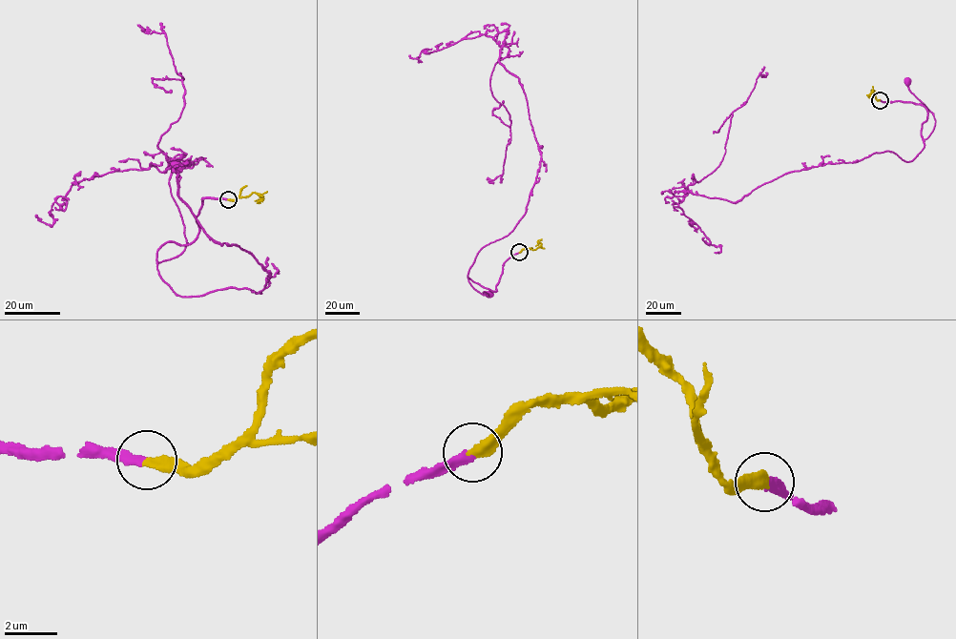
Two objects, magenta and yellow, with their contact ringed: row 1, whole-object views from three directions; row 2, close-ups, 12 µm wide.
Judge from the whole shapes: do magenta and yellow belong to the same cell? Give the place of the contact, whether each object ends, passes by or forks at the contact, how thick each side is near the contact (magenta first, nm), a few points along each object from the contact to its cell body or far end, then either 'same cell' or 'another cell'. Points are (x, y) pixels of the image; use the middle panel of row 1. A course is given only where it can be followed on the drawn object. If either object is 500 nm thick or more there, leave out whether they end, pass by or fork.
place (519, 252); magenta ends; yellow ends; calibres 320 and 360 nm; course magenta (519, 252), (508, 258), (503, 265), (496, 291), (485, 288), (468, 278), (475, 289), (488, 295); course yellow (519, 252), (536, 249), (541, 244), (539, 239); same cell

